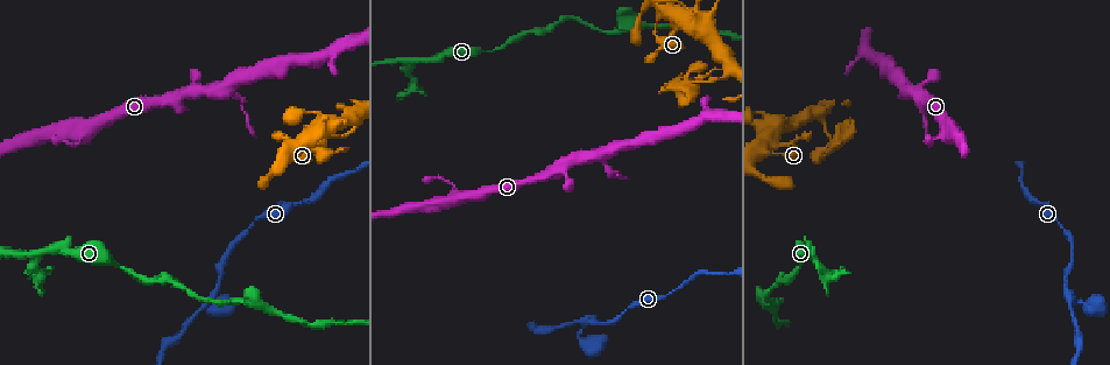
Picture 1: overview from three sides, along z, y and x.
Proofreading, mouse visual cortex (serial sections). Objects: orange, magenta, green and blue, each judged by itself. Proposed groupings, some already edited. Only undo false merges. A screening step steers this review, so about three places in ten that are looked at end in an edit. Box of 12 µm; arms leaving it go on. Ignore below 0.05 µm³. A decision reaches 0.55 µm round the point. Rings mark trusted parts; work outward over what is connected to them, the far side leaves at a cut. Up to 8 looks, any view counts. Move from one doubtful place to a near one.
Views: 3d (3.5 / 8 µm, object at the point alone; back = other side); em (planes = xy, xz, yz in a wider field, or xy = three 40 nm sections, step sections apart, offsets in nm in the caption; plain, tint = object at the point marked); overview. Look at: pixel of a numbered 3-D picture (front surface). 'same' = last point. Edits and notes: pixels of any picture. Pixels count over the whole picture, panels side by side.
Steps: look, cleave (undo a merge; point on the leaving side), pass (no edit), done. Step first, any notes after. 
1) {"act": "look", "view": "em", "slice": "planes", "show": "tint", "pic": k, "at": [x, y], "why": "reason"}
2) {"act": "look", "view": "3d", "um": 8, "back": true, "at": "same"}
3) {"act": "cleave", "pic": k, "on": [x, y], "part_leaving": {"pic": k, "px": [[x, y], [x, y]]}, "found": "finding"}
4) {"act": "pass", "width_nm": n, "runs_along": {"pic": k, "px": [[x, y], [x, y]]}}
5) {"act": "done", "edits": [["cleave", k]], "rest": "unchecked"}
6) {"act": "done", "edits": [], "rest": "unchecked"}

{"act": "look", "view": "3d", "um": 3.5, "pic": 1, "at": [84, 130], "why": "arms part here"}

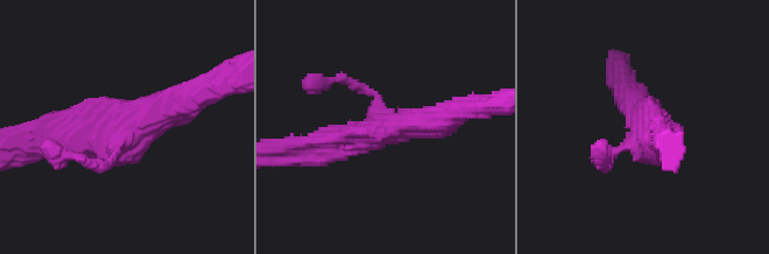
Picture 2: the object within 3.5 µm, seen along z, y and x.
{"act": "look", "view": "em", "slice": "xy", "step": 1, "show": "plain", "pic": 2, "at": [123, 135], "why": "need the tissue"}

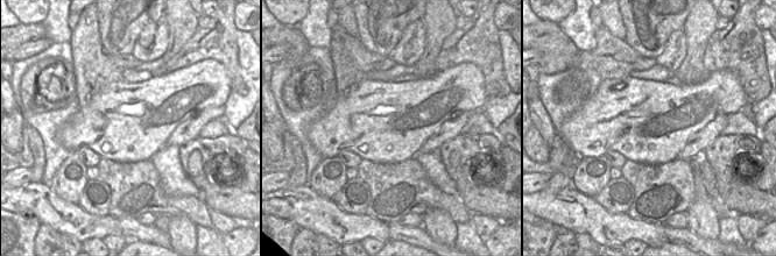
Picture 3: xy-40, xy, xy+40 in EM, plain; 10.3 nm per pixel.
{"act": "look", "view": "em", "slice": "xy", "step": 1, "show": "tint", "at": "same", "why": "where the object lies"}

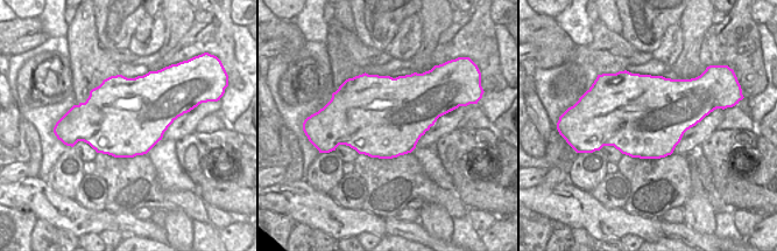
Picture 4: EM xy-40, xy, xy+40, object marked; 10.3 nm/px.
{"act": "pass", "width_nm": 850, "runs_along": {"pic": 2, "px": [[190, 94], [121, 138], [50, 138]]}, "found": "one cell here"}

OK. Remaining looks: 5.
{"act": "look", "view": "em", "slice": "xy", "step": 1, "show": "tint", "pic": 1, "at": [410, 61], "why": "three arms meet"}

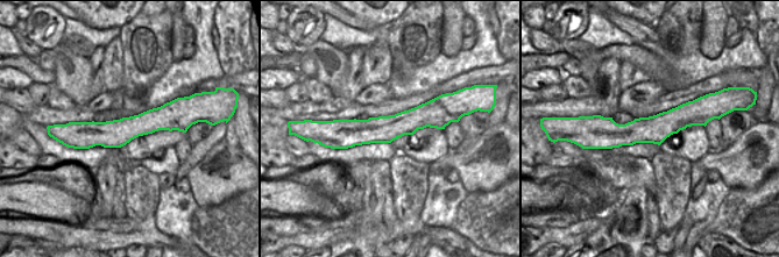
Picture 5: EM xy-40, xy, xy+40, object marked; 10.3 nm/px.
{"act": "look", "view": "3d", "um": 3.5, "at": "same", "why": "see where the arms go"}

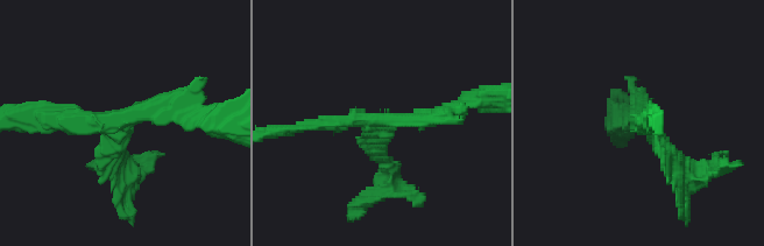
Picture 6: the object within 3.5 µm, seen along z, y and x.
{"act": "cleave", "pic": 6, "on": [672, 171], "width_nm": 280, "part_leaving": {"pic": 6, "px": [[653, 133], [695, 176], [728, 164]]}, "found": "two cells meet here"}

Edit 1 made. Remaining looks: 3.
{"act": "look", "view": "3d", "um": 3.5, "pic": 1, "at": [711, 15], "why": "thin arm on a thick one"}

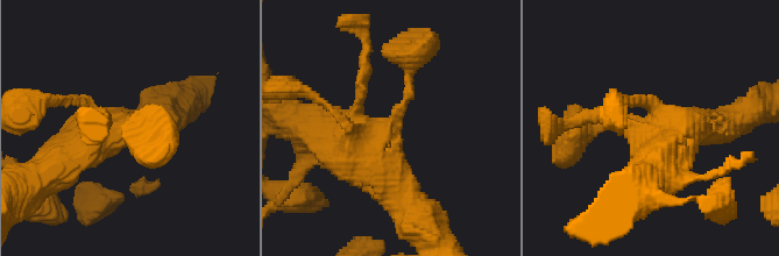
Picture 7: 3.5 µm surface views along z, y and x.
{"act": "pass", "runs_along": {"pic": 7, "px": [[62, 165], [98, 133], [144, 133]]}, "found": "all the same cell"}

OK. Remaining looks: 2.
{"act": "look", "view": "3d", "um": 3.5, "pic": 1, "at": [1070, 296], "why": "abrupt turn"}

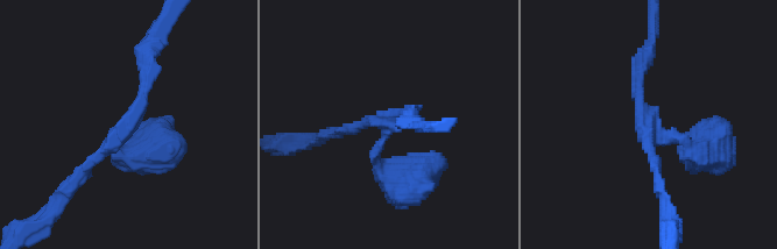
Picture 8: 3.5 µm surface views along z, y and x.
{"act": "pass", "found": "one cell here"}

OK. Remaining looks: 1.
{"act": "done", "edits": [["cleave", 6]], "rest": "unchecked"}

